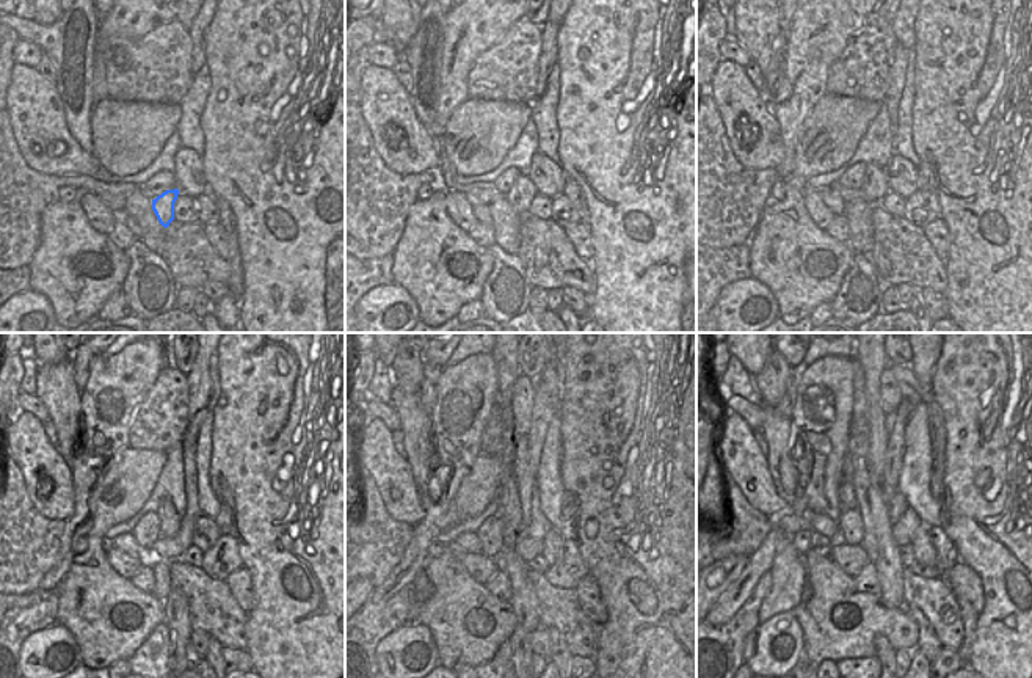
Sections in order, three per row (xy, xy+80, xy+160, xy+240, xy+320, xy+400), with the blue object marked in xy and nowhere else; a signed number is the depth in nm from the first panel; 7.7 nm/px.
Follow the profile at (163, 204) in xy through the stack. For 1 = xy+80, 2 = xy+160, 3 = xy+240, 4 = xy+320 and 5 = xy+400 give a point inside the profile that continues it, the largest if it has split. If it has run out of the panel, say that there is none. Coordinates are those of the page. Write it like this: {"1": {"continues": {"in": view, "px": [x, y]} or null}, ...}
{"1": {"continues": {"in": "xy+80", "px": [523, 192]}}, "2": {"continues": {"in": "xy+160", "px": [875, 187]}}, "3": {"continues": {"in": "xy+240", "px": [168, 518]}}, "4": {"continues": {"in": "xy+320", "px": [518, 484]}}, "5": {"continues": {"in": "xy+400", "px": [872, 364]}}}

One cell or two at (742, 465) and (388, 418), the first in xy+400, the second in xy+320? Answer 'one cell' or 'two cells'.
two cells

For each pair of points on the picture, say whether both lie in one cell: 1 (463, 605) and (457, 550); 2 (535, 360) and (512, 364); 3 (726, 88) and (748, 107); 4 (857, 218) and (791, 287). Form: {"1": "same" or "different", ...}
{"1": "different", "2": "different", "3": "same", "4": "different"}

